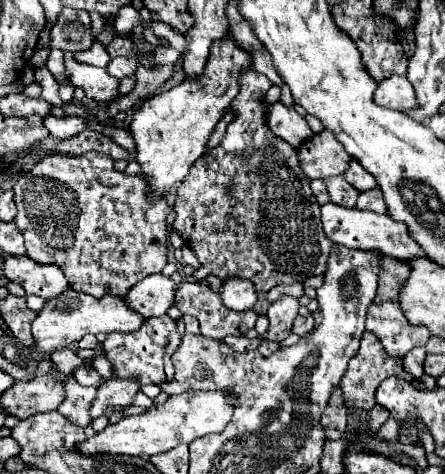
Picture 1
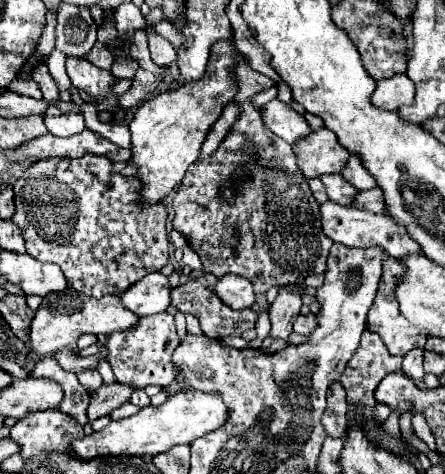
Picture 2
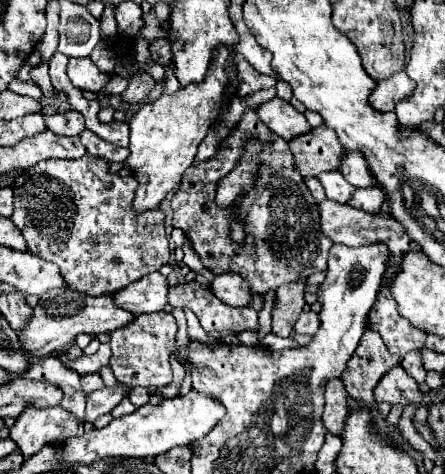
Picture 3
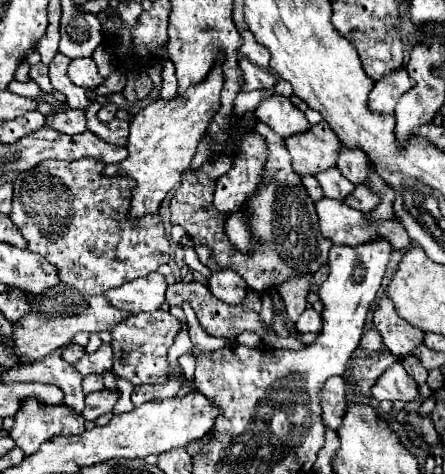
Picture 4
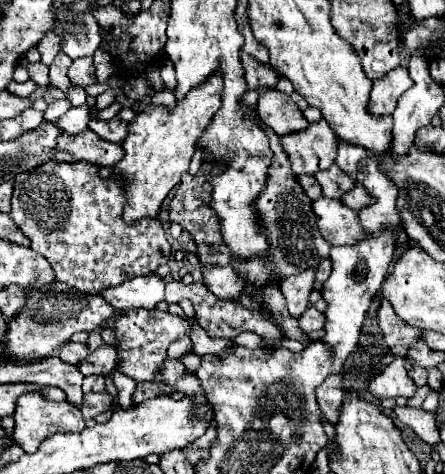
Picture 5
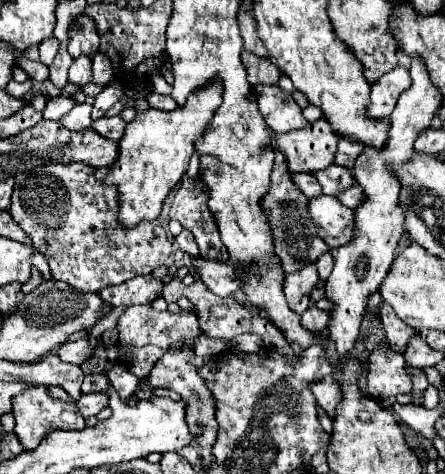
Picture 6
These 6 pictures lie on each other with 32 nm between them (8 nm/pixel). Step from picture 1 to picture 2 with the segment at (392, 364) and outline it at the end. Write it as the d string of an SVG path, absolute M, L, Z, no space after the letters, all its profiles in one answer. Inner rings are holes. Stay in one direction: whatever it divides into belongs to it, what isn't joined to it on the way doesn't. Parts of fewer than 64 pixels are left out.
M364 332L356 354L348 362L348 368L340 378L340 384L346 390L346 400L350 404L376 406L374 400L376 386L384 376L400 370L402 358L390 356L380 336L376 336L374 332Z

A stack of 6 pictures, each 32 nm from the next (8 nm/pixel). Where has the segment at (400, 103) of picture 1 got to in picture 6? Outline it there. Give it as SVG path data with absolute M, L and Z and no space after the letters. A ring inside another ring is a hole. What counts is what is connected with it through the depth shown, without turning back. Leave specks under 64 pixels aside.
M398 66L394 68L392 72L384 74L380 80L376 80L376 84L372 84L372 104L368 108L368 116L370 118L384 118L384 116L390 116L396 102L398 102L398 96L412 84L410 76L408 76L408 70Z

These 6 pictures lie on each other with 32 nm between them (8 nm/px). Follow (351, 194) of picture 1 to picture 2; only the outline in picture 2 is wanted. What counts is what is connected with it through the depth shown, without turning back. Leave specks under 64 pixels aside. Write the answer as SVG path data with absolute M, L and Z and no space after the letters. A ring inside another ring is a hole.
M320 176L320 180L324 182L328 198L332 202L342 204L342 206L352 206L358 192L356 188L352 188L352 184L348 184L342 176Z

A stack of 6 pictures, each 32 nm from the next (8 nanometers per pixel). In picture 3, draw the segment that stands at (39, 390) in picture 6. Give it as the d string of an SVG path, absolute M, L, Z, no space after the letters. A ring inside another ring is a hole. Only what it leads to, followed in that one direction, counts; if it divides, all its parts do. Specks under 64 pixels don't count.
M60 406L46 410L30 408L30 412L18 416L16 424L10 428L10 438L18 444L24 458L34 456L42 446L56 446L82 434L82 424L74 416L68 416Z

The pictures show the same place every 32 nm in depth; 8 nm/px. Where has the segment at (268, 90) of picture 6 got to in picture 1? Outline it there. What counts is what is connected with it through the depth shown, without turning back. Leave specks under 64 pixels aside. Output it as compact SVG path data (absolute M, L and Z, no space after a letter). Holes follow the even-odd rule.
M282 102L270 104L268 108L268 124L276 136L282 136L292 148L300 148L306 140L314 136L306 120L292 108L286 108Z

